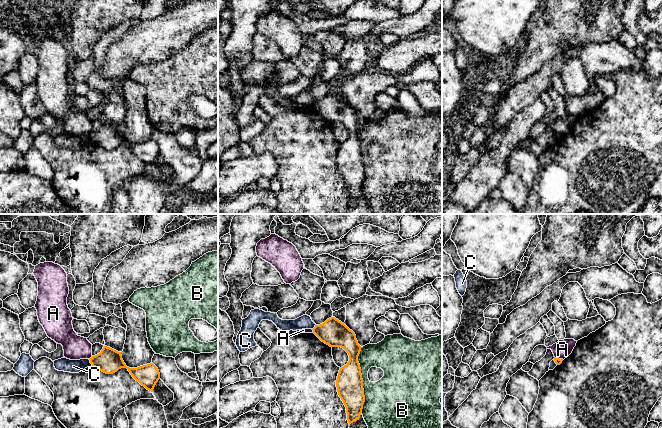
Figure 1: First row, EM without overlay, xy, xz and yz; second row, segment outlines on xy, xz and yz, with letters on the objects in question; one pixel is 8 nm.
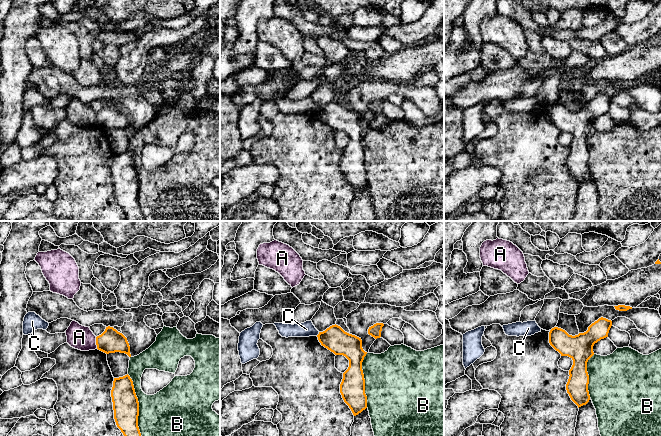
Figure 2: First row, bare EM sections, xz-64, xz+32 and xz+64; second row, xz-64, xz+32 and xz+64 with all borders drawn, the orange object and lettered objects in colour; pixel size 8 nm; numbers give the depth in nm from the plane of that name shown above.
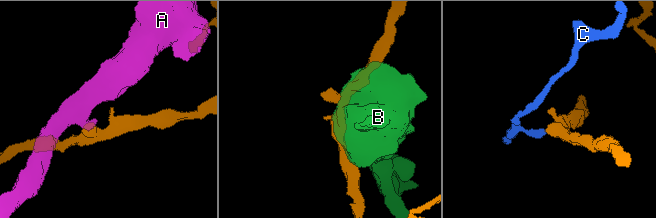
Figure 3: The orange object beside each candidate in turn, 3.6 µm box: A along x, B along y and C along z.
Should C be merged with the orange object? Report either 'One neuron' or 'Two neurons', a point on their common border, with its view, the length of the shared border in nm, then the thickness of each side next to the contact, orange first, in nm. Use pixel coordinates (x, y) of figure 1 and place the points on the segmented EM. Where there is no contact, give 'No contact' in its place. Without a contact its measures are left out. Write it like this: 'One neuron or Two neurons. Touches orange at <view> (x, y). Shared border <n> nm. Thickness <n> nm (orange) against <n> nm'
Two neurons. Touches orange at xy (90, 362). Shared border 70 nm. Thickness 200 nm (orange) against 110 nm

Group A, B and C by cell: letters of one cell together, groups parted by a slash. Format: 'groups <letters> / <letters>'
groups A / B / C

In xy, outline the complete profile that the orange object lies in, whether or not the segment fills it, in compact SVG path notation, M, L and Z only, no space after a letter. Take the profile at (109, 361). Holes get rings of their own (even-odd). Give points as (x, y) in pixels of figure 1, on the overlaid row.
M104 346L99 354L92 356L89 360L93 367L106 374L113 374L121 368L127 368L132 377L151 392L160 379L159 370L153 363L129 368L124 363L121 352L107 346Z

